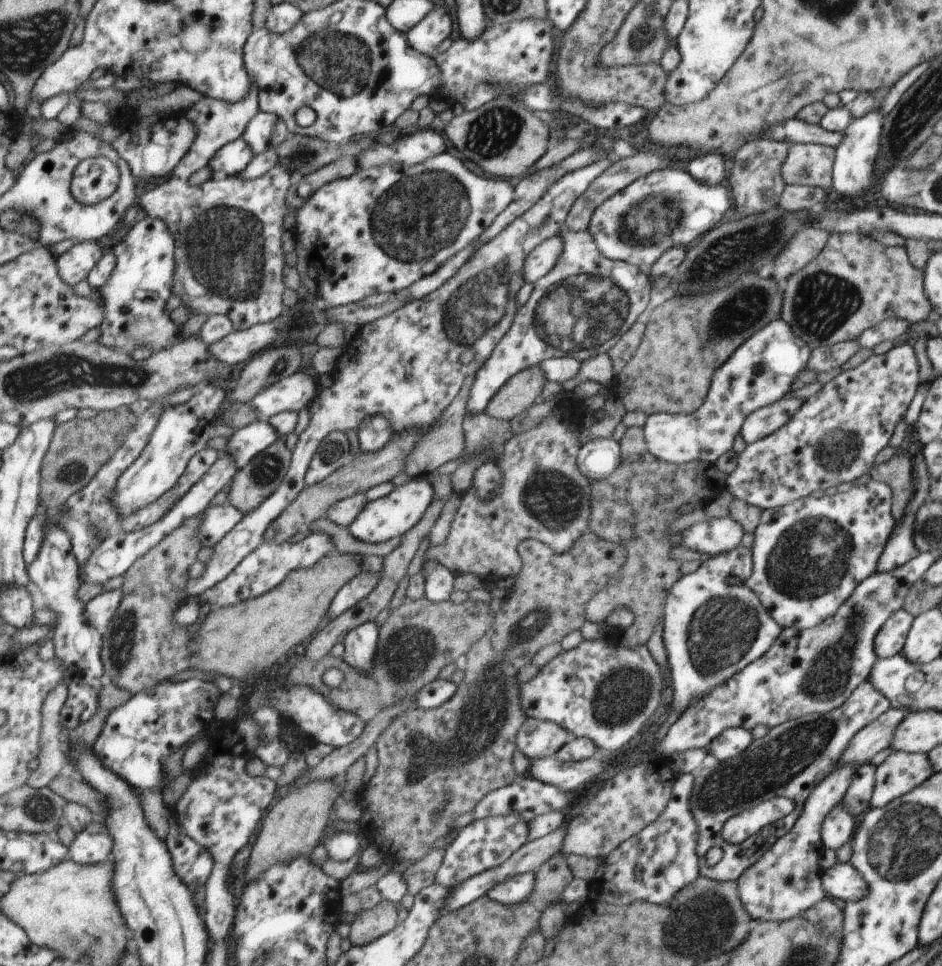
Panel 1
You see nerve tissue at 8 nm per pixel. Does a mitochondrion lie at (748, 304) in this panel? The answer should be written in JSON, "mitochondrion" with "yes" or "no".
{"mitochondrion":"yes"}

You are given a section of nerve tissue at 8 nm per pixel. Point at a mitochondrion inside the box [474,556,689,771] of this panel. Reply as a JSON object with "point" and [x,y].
{"point":[618,699]}

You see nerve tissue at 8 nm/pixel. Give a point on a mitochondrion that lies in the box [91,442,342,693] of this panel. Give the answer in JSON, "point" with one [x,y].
{"point":[123,644]}

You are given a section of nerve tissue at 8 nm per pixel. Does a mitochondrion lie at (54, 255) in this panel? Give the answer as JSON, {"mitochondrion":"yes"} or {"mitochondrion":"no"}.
{"mitochondrion":"no"}

